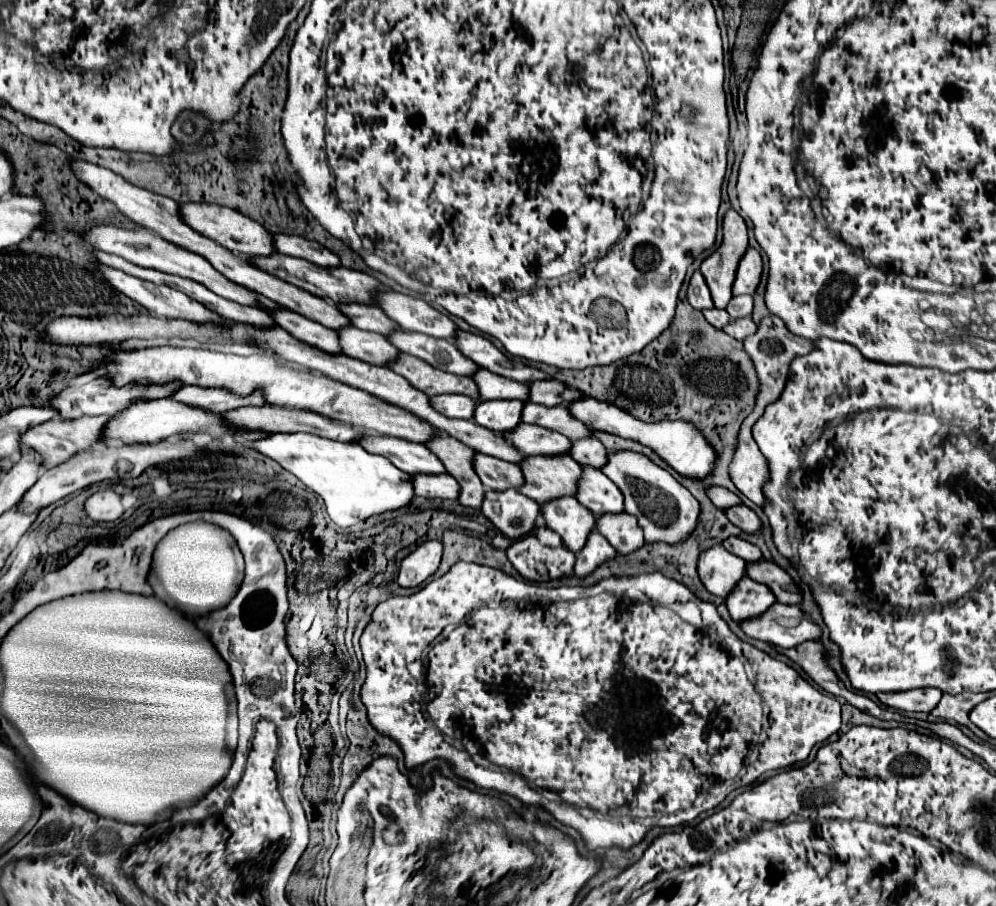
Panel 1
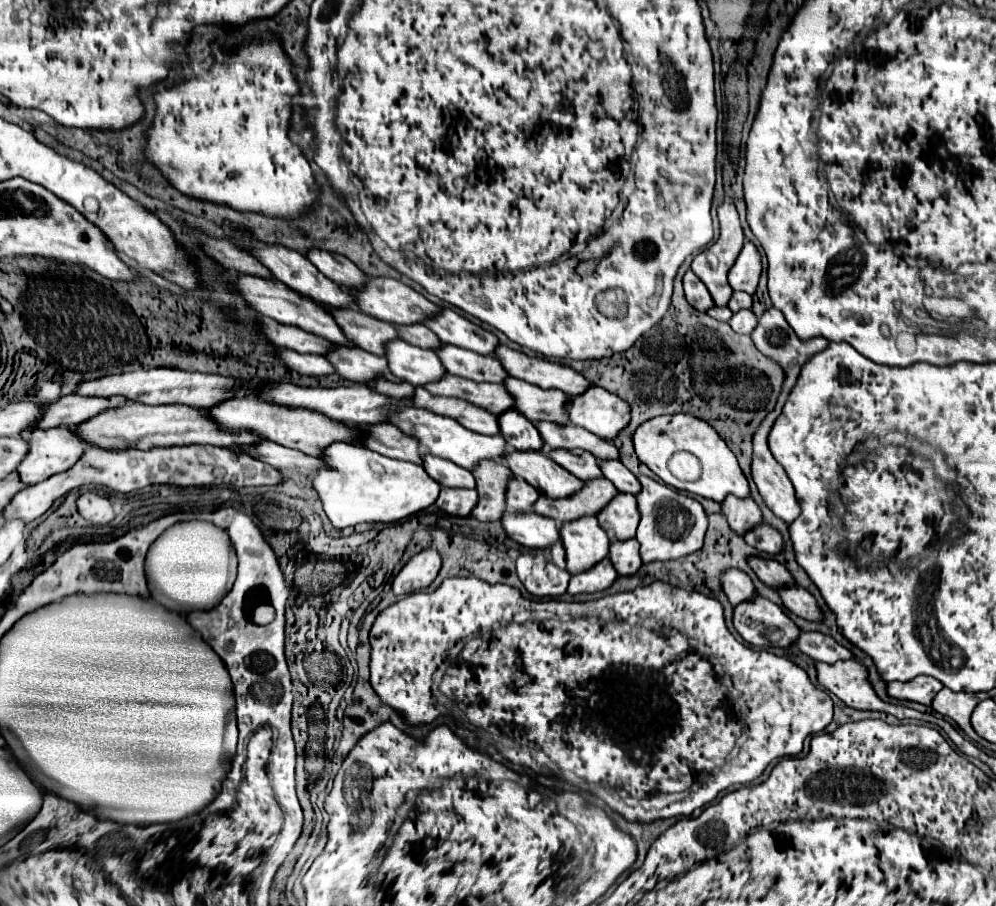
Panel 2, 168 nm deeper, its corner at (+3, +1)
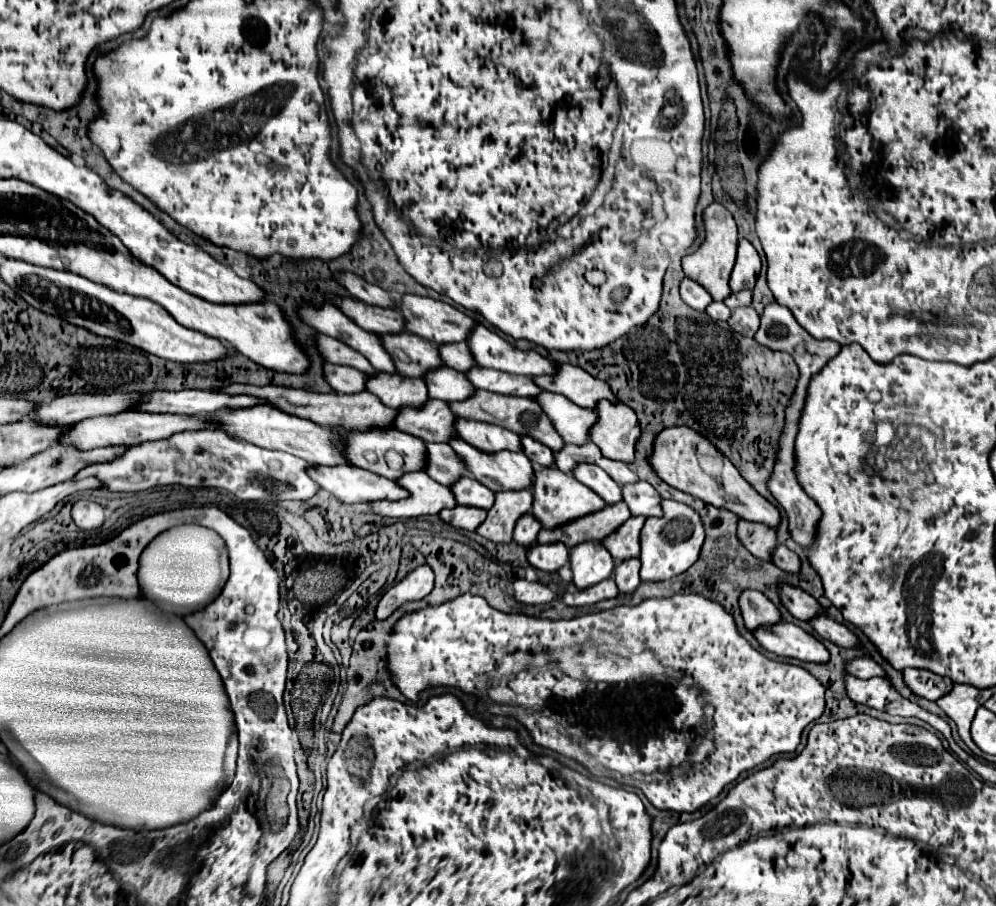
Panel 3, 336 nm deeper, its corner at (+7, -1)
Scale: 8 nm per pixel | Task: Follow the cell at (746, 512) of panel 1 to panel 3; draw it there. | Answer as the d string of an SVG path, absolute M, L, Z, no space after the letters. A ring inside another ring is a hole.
M779 544L779 546L775 548L775 554L771 554L771 562L773 562L775 566L787 570L787 572L797 572L799 566L801 566L799 556L797 556L795 552L791 552L791 550L789 550L787 546L783 546L783 544Z

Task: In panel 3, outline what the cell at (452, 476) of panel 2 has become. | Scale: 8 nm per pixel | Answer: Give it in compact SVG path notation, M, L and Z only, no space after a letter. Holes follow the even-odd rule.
M463 476L463 480L457 480L457 484L451 484L451 492L453 492L457 504L475 506L475 508L483 508L483 510L491 508L491 504L493 504L493 492L471 476Z

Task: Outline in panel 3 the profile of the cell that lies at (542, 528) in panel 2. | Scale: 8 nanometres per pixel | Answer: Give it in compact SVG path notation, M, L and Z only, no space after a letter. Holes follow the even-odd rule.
M535 542L531 548L527 548L527 558L531 566L545 570L545 572L557 572L567 562L569 550L565 544L539 544Z

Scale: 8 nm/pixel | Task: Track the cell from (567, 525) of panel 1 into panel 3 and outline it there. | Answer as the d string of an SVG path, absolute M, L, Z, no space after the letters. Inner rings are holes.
M587 540L587 544L577 544L569 550L569 562L573 572L573 584L583 590L599 580L605 580L613 574L615 560L603 548L603 544L595 544L593 540Z

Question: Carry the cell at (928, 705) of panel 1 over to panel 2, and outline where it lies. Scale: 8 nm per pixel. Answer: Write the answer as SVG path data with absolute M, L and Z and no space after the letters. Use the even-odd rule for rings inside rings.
M917 676L909 682L889 682L889 696L897 700L913 700L921 704L931 704L935 694L943 688L943 684L931 676Z

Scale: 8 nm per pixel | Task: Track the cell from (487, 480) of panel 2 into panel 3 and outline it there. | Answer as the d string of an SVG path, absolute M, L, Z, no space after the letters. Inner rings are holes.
M495 492L495 504L487 510L487 518L477 528L477 534L491 542L509 542L513 538L515 520L531 510L533 492Z

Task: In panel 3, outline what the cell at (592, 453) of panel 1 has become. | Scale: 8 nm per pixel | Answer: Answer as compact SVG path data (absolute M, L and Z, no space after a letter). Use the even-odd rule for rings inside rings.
M635 482L635 484L625 484L623 486L623 500L629 506L631 514L641 514L641 516L661 516L661 506L659 500L661 496L655 492L655 488L647 482Z

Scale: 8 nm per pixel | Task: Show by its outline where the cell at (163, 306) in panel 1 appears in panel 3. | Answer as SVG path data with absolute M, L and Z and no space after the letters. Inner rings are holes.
M323 364L323 378L325 382L339 394L355 394L365 390L367 376L355 368L337 366L337 364Z

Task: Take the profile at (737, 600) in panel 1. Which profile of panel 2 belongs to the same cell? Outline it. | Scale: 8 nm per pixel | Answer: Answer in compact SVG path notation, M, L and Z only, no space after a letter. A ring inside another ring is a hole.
M759 596L751 606L735 606L733 624L745 642L765 648L791 648L801 630L795 622L767 598Z

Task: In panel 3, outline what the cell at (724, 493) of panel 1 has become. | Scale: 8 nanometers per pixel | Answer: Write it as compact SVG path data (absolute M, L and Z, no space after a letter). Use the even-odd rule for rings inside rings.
M741 518L737 522L737 536L751 554L755 554L761 560L771 560L771 552L777 546L773 528L767 528L765 524L757 524L757 522Z

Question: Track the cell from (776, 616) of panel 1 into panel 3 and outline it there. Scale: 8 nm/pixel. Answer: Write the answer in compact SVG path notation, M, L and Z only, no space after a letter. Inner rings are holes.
M851 658L845 664L847 674L857 676L857 678L873 678L873 676L885 676L879 664L875 664L871 658Z

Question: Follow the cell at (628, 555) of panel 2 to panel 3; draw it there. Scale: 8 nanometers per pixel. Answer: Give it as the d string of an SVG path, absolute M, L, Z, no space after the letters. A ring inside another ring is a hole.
M623 560L615 566L615 584L619 586L619 592L635 592L635 588L639 586L641 578L639 578L639 568L641 568L641 560Z

